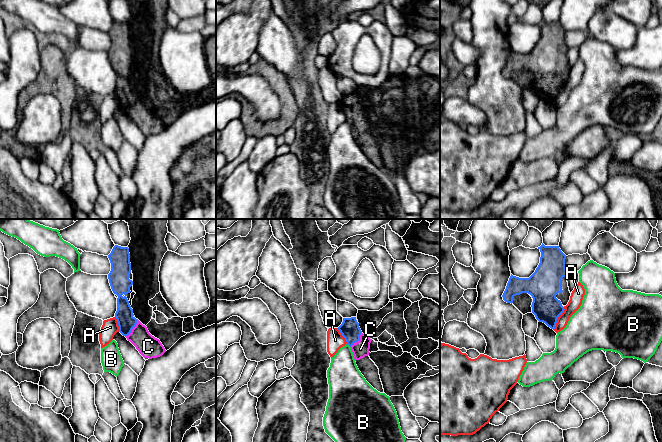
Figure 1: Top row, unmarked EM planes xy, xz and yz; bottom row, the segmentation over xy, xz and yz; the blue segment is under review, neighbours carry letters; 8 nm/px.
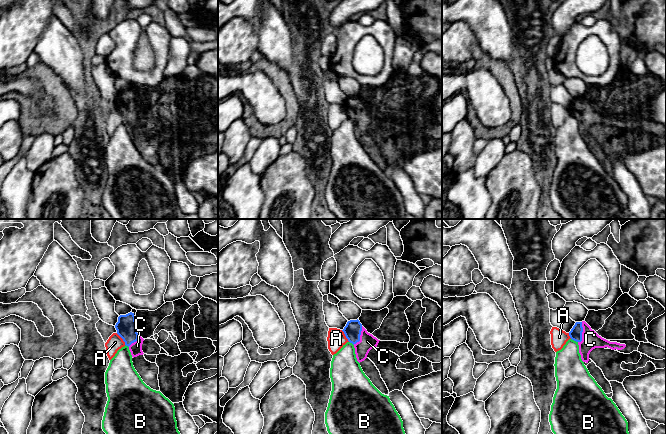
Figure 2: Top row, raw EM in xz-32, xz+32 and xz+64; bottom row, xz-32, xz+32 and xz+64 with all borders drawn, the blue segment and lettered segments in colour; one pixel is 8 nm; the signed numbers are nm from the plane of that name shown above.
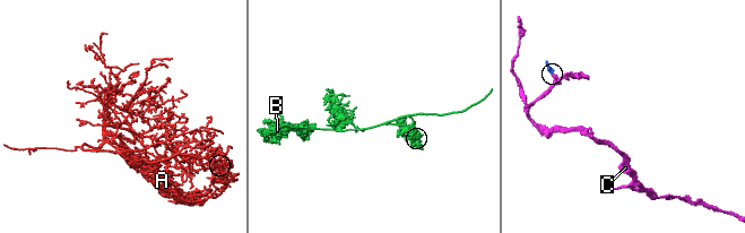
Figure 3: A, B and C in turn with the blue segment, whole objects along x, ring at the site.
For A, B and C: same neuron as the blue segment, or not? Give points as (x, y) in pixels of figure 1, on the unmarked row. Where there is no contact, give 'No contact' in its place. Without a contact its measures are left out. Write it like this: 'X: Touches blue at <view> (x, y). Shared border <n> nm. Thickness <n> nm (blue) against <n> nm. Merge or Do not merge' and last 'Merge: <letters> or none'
A: Touches blue at yz (557, 94). Shared border 200 nm. Thickness 220 nm (blue) against 100 nm. Do not merge
B: Touches blue at xz (348, 120). Shared border 50 nm. Thickness 160 nm (blue) against 260 nm. Do not merge
C: Touches blue at xy (133, 103). Shared border 170 nm. Thickness 140 nm (blue) against 180 nm. Merge
Merge: C

